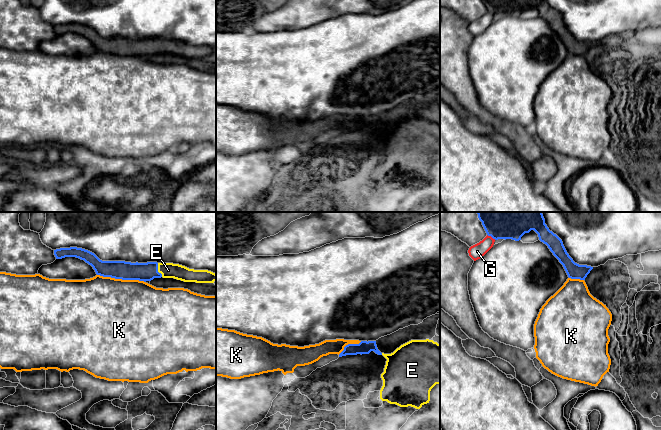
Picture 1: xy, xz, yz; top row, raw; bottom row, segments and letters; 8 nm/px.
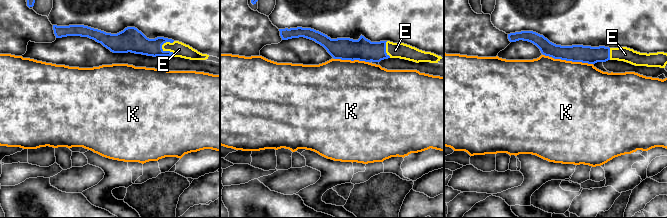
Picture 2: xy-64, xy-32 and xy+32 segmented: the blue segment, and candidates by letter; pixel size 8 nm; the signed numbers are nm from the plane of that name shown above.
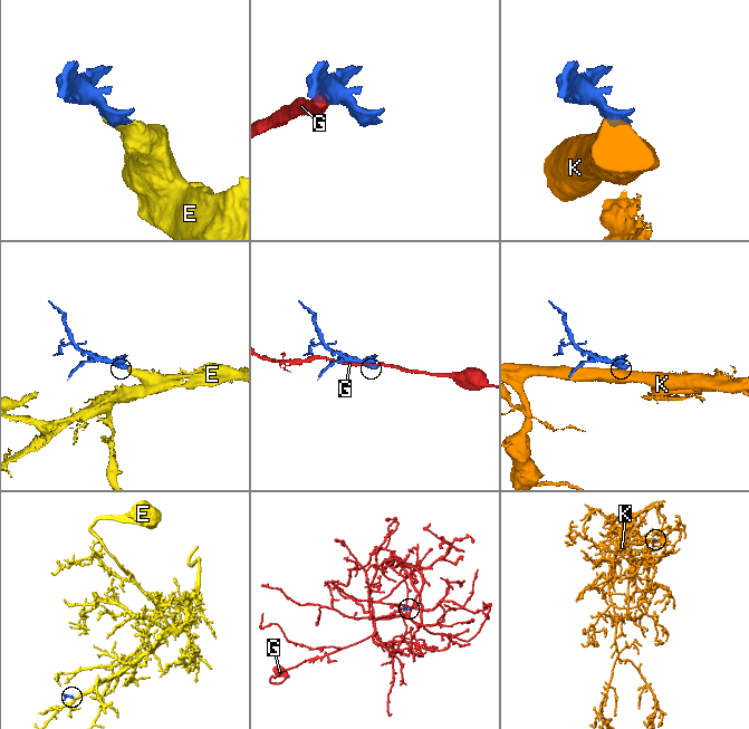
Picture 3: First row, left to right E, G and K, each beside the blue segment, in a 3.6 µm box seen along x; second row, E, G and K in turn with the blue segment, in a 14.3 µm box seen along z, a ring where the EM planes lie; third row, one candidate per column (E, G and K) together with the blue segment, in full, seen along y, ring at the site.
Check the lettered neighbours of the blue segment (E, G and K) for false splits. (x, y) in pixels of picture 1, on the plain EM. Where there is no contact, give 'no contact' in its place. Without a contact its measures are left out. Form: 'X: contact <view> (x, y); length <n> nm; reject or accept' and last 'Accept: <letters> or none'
E: contact xy (157, 46); length 120 nm; accept
G: contact yz (491, 12); length 80 nm; reject
K: contact xy (121, 54); length 400 nm; reject
Accept: E

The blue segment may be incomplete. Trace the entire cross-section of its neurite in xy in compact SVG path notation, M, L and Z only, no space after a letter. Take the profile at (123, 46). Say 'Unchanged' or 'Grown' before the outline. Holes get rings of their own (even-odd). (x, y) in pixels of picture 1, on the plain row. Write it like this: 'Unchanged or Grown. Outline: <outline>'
Grown. Outline: M77 23L56 25L54 31L56 35L79 34L91 41L97 51L115 55L146 58L163 53L196 59L214 59L216 57L216 50L208 46L194 46L173 39L102 37L94 29Z

